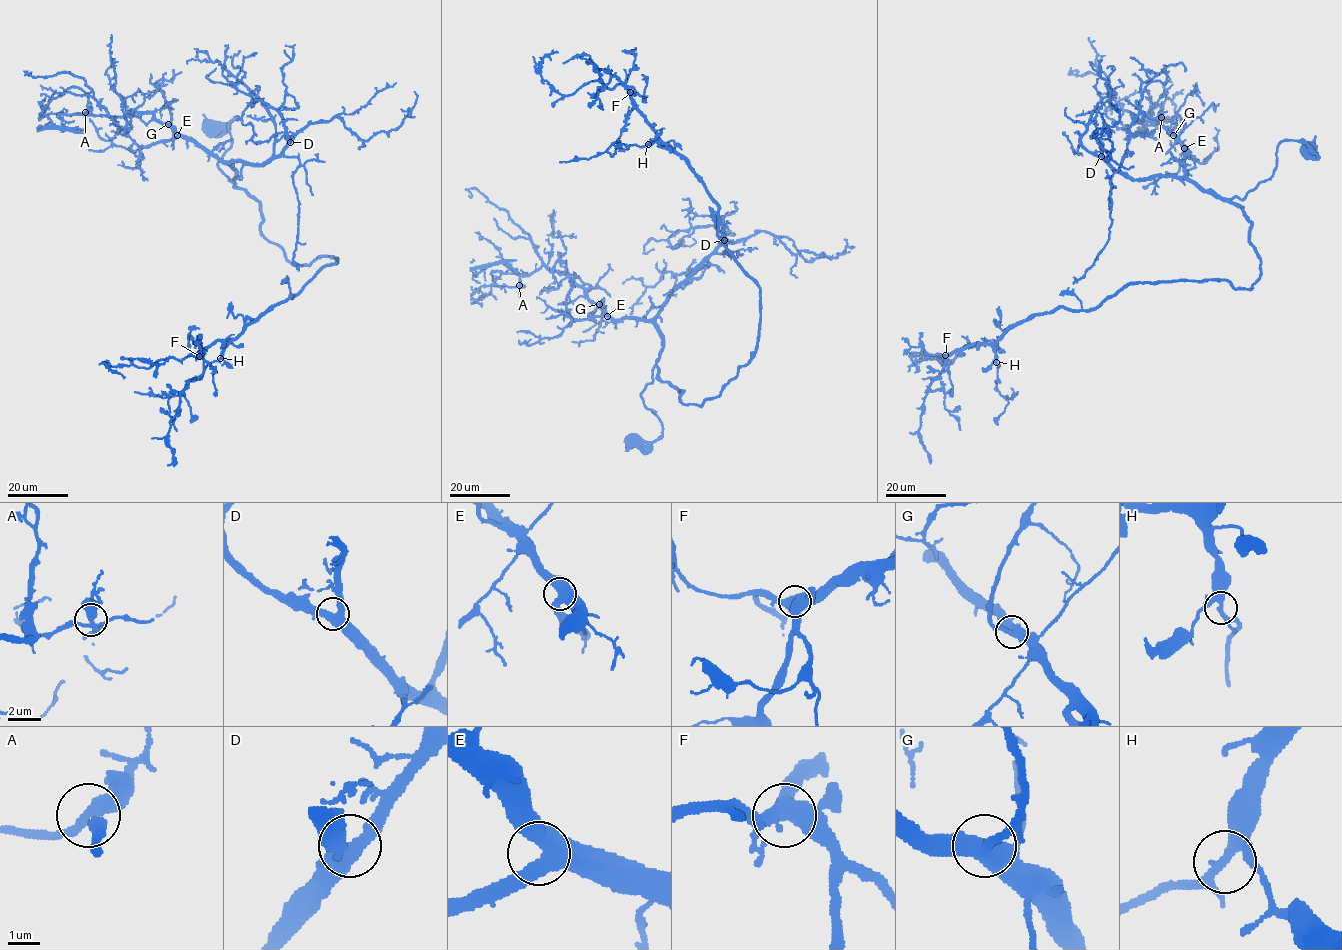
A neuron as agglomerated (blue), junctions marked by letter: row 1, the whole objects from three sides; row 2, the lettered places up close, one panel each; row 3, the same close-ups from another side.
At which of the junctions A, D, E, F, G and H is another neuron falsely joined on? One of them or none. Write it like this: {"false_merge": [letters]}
{"false_merge": ["A"]}

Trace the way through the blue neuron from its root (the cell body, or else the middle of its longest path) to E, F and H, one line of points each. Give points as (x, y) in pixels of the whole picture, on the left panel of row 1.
E: (212, 128), (239, 117), (228, 124), (231, 147), (217, 164), (231, 181), (236, 172), (224, 162), (177, 135)
F: (212, 128), (239, 117), (217, 166), (259, 203), (260, 233), (295, 265), (337, 261), (199, 356)
H: (212, 128), (239, 117), (217, 166), (259, 203), (260, 233), (295, 265), (337, 261), (254, 320), (220, 358)

